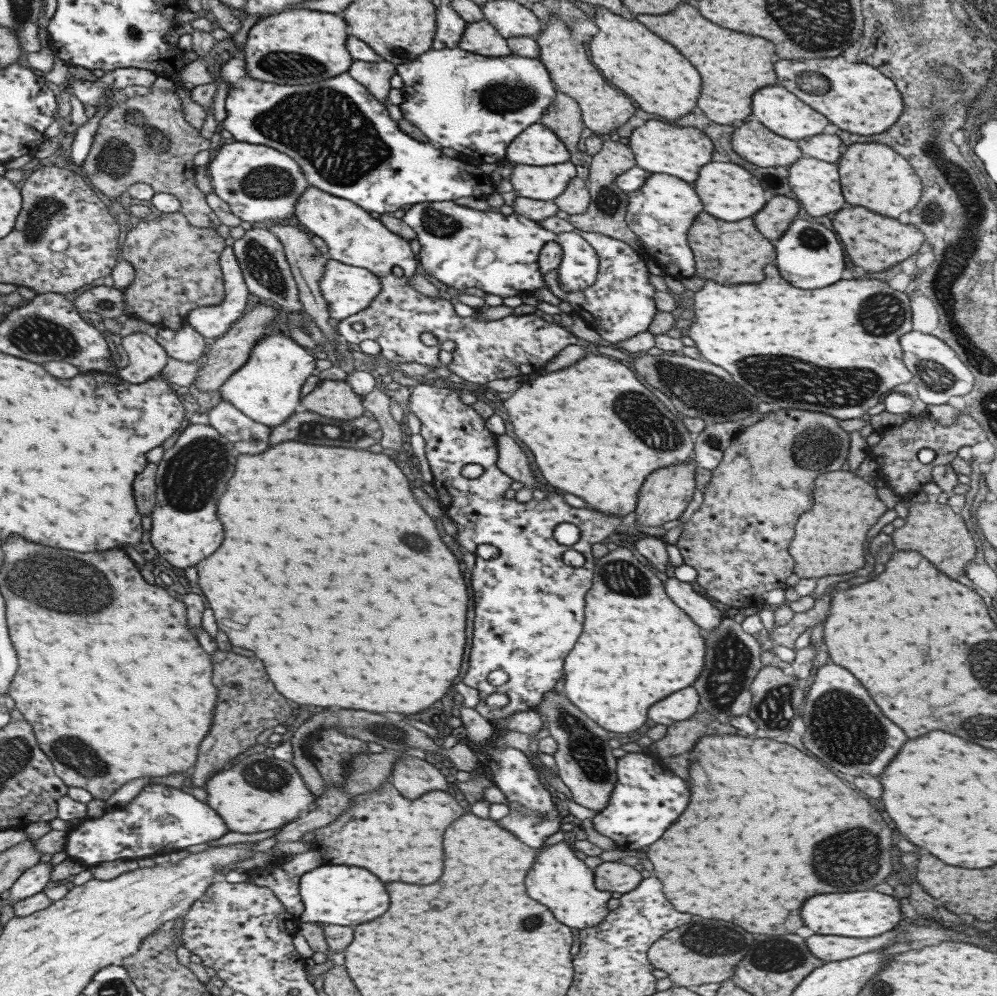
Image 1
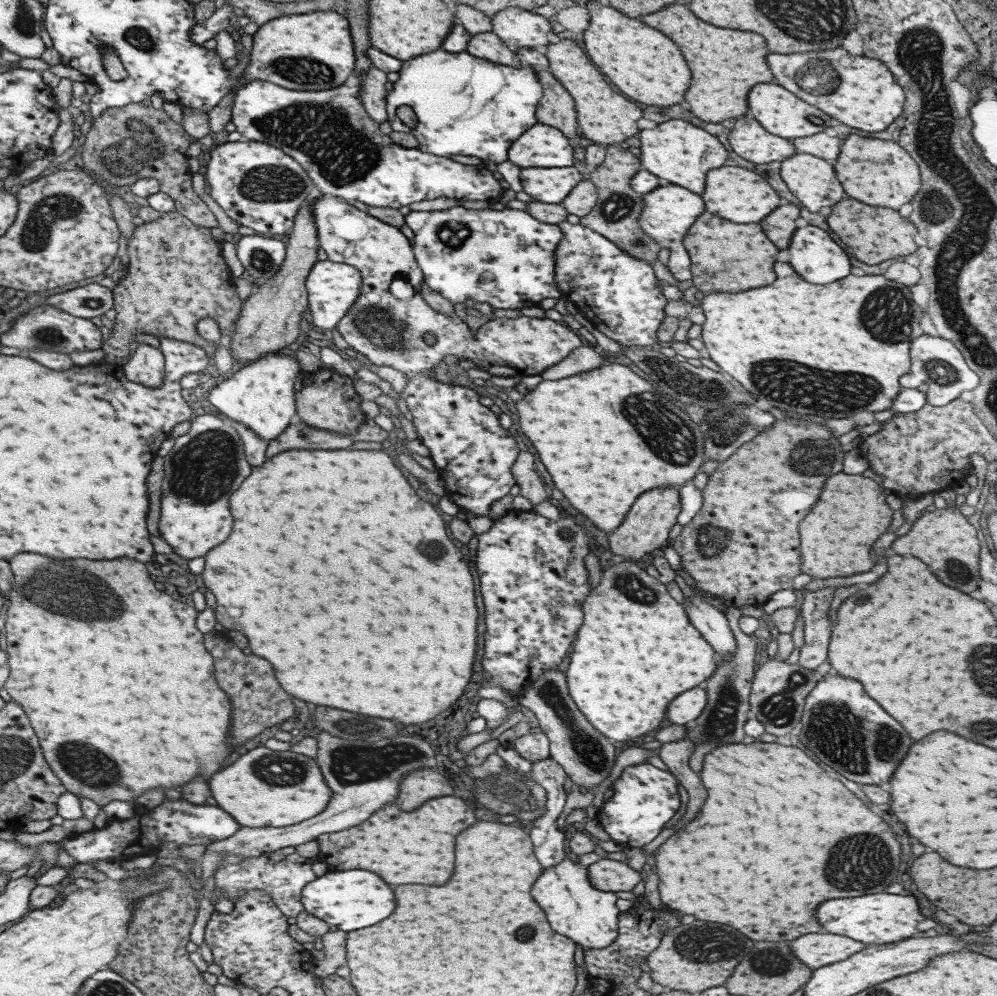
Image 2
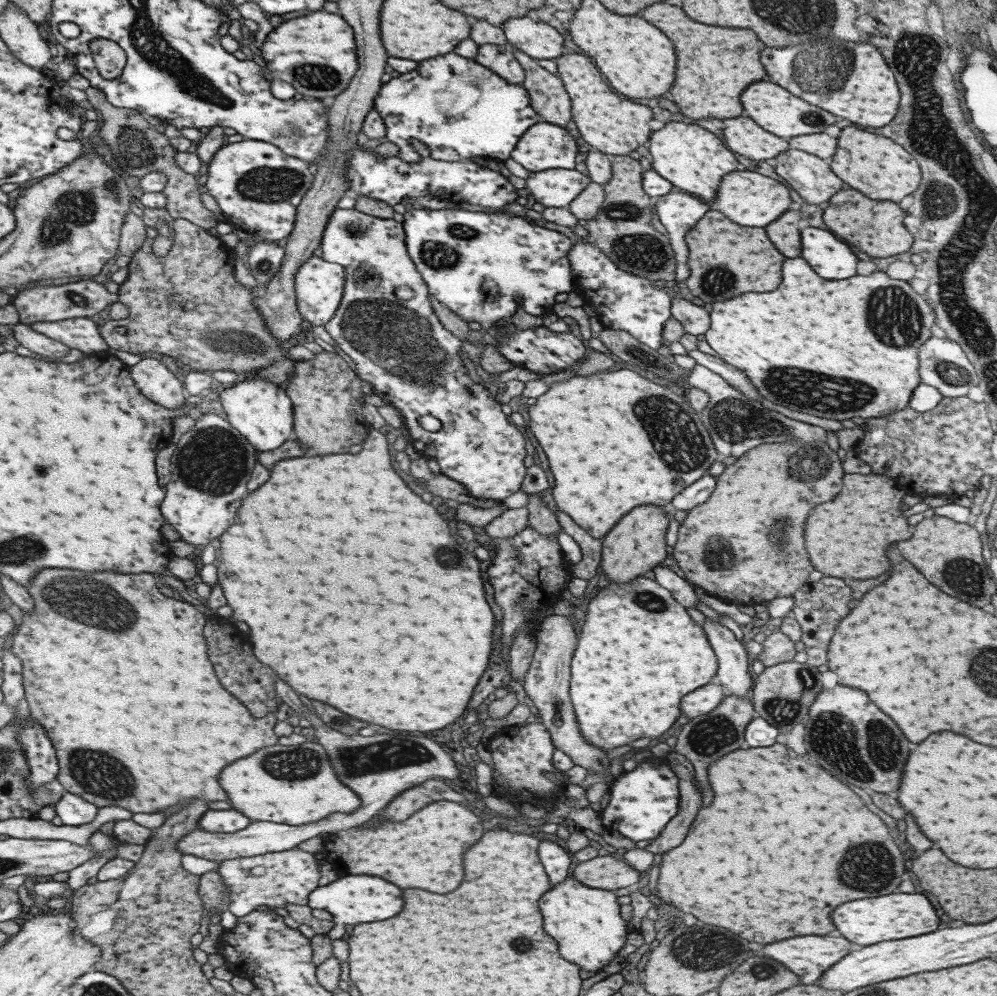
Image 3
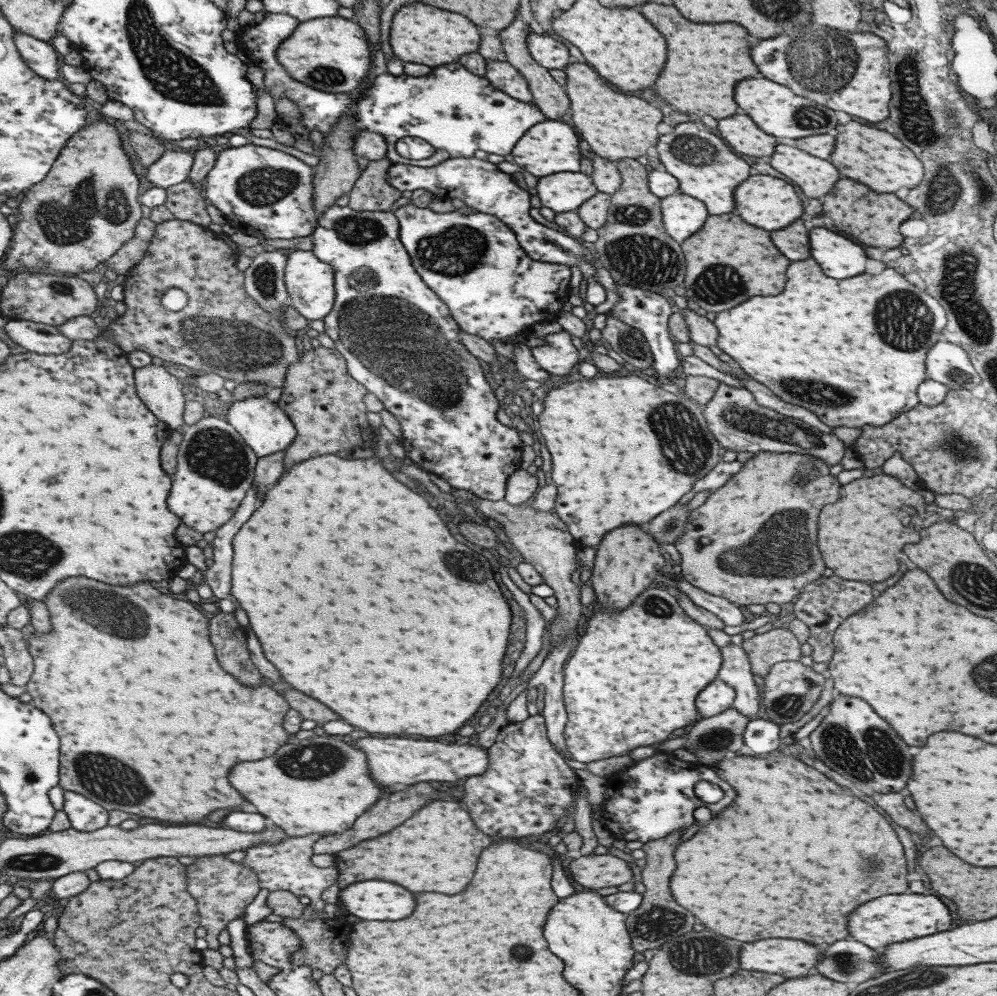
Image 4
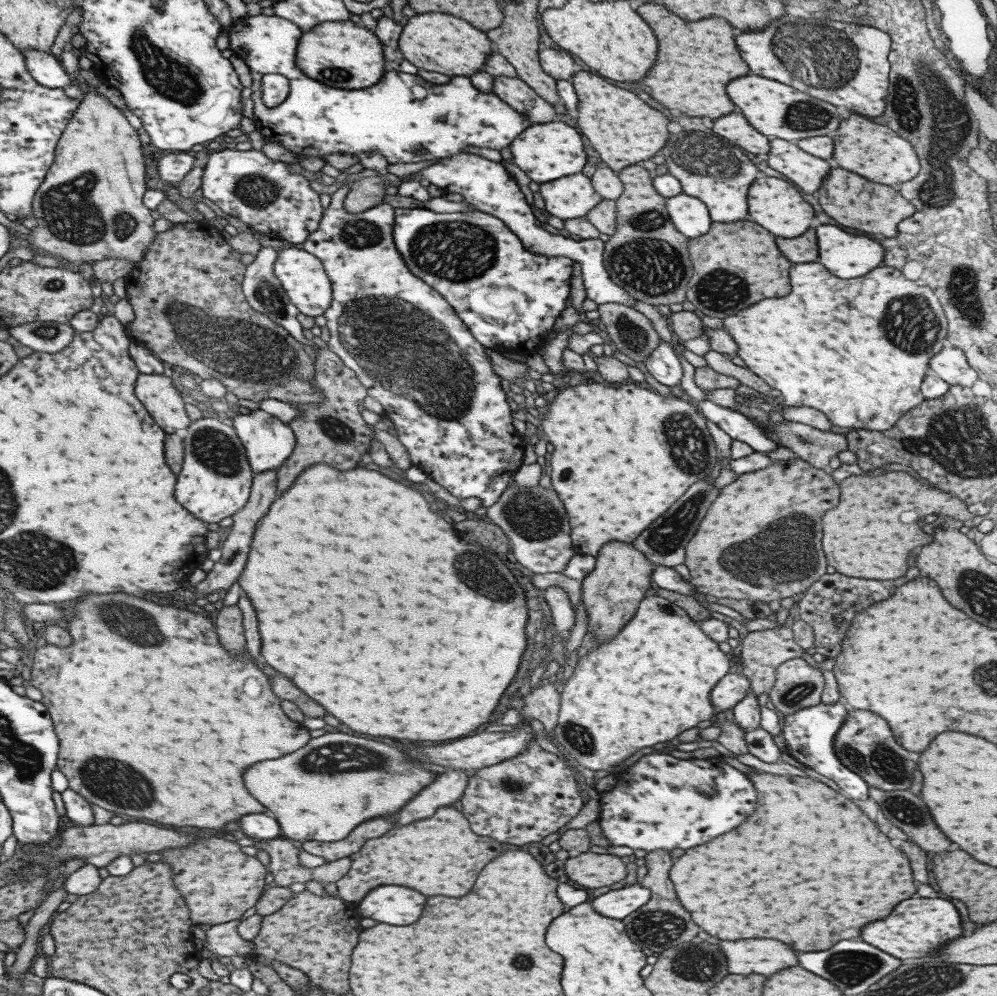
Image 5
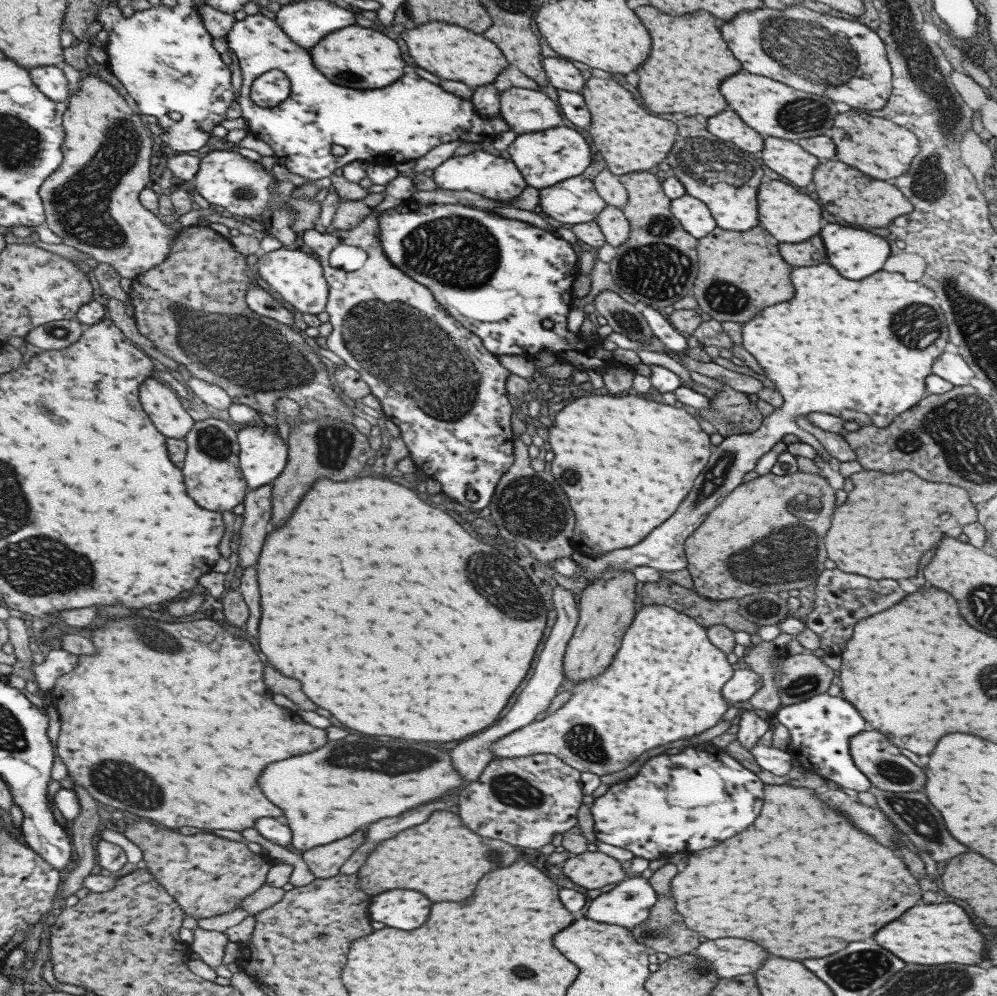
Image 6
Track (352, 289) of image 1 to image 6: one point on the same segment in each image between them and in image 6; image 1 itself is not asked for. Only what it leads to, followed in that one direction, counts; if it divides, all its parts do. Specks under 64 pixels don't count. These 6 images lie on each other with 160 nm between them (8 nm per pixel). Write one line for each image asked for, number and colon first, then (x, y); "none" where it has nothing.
2: (332, 288)
3: (318, 284)
4: (309, 282)
5: (301, 275)
6: (293, 274)

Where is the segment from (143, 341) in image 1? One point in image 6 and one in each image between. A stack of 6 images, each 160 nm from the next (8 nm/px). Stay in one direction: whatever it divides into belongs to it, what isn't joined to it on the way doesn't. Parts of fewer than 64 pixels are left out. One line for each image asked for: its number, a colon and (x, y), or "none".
2: (145, 366)
3: (152, 379)
4: (159, 391)
5: (159, 396)
6: (159, 402)

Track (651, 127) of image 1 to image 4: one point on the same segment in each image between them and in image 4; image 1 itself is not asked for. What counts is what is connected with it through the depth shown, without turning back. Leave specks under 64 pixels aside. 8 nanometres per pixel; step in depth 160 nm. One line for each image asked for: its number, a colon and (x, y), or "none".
2: (678, 152)
3: (692, 159)
4: (712, 182)

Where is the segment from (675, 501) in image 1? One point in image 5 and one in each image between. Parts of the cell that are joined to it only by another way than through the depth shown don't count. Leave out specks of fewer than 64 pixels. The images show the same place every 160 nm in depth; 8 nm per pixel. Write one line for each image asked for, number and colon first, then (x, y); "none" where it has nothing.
2: (644, 529)
3: (634, 545)
4: (626, 560)
5: (610, 593)

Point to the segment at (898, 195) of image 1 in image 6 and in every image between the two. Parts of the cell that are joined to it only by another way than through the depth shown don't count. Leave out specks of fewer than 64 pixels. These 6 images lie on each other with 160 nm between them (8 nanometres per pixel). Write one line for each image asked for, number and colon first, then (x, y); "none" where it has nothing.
2: (878, 173)
3: (879, 169)
4: (873, 157)
5: (871, 150)
6: (875, 146)

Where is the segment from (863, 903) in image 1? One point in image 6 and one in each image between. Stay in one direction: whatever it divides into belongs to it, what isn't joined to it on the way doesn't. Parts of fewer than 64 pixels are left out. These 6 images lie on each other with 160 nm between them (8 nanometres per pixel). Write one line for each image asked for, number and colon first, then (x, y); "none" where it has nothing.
2: (881, 918)
3: (867, 921)
4: (890, 919)
5: (917, 926)
6: (929, 933)

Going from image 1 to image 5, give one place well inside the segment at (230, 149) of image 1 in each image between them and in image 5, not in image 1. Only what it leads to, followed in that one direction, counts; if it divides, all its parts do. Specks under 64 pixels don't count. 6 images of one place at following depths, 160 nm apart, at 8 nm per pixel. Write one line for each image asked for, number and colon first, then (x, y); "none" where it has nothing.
2: (257, 185)
3: (257, 187)
4: (261, 191)
5: (268, 196)

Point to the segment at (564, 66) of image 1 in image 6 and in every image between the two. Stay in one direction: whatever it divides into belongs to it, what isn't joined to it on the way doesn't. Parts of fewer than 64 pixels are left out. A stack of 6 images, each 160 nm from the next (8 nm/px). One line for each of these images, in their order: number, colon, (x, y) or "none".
2: (605, 117)
3: (613, 126)
4: (616, 126)
5: (623, 130)
6: (630, 140)

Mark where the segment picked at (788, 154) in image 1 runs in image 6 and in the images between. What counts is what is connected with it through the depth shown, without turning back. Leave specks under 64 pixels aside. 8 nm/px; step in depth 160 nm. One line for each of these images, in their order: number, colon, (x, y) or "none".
2: (748, 139)
3: (740, 135)
4: (737, 131)
5: (732, 127)
6: (726, 127)

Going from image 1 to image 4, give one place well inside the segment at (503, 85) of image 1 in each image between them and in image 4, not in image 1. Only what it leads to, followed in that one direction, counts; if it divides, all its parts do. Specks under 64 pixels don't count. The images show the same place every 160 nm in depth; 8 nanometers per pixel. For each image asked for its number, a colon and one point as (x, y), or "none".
2: (466, 105)
3: (457, 108)
4: (456, 112)

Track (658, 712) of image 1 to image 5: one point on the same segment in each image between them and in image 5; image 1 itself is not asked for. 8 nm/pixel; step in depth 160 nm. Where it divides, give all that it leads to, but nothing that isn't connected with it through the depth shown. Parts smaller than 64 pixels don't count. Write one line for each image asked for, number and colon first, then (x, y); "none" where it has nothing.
2: (683, 708)
3: (703, 700)
4: (713, 699)
5: (729, 690)

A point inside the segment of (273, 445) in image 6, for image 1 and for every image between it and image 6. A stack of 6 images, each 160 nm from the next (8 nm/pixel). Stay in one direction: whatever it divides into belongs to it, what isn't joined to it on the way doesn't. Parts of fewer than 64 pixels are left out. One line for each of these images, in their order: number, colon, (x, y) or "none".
1: (266, 388)
2: (260, 395)
3: (262, 412)
4: (263, 426)
5: (267, 442)

